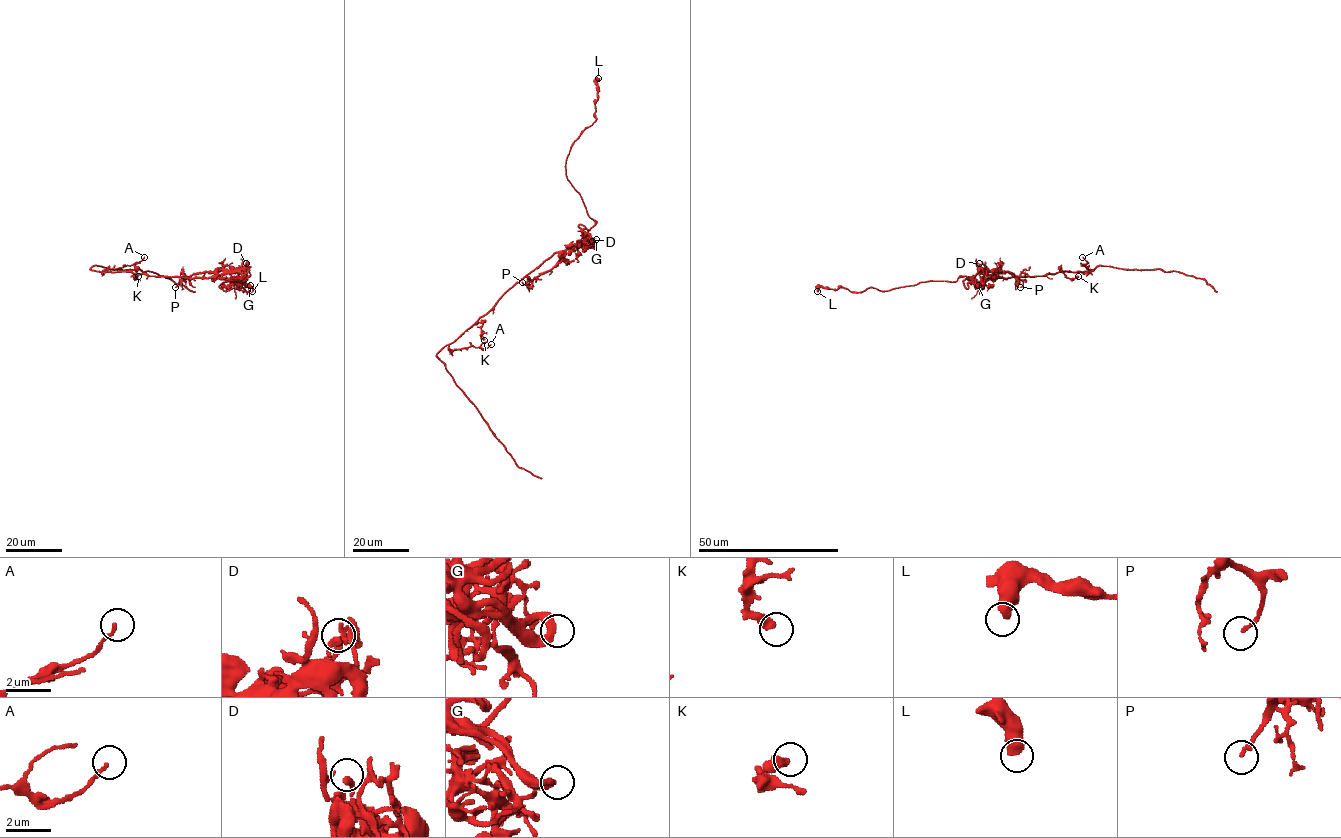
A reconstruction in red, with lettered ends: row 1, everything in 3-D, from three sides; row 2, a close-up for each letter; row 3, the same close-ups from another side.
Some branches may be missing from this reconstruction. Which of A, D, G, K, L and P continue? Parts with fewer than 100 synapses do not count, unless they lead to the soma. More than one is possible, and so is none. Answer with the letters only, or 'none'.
none

